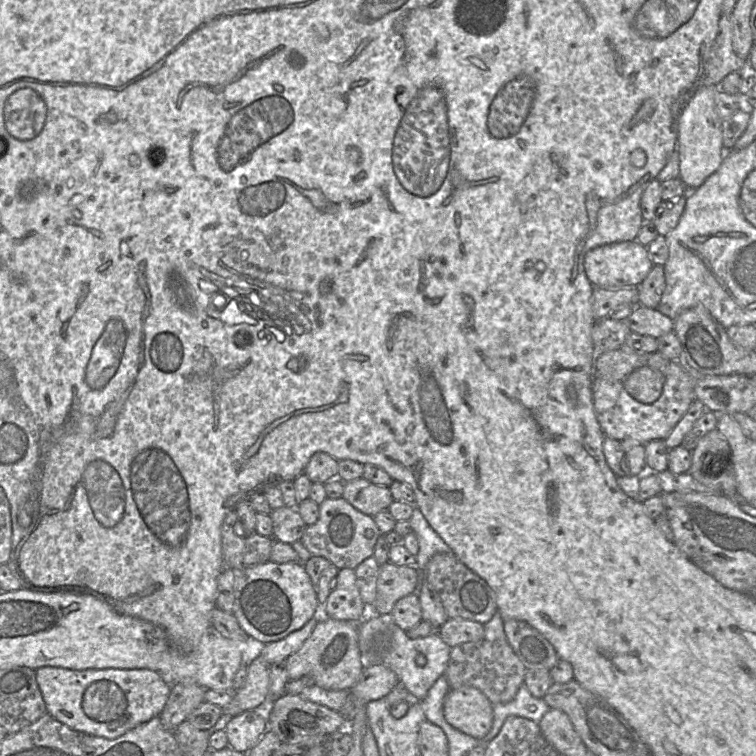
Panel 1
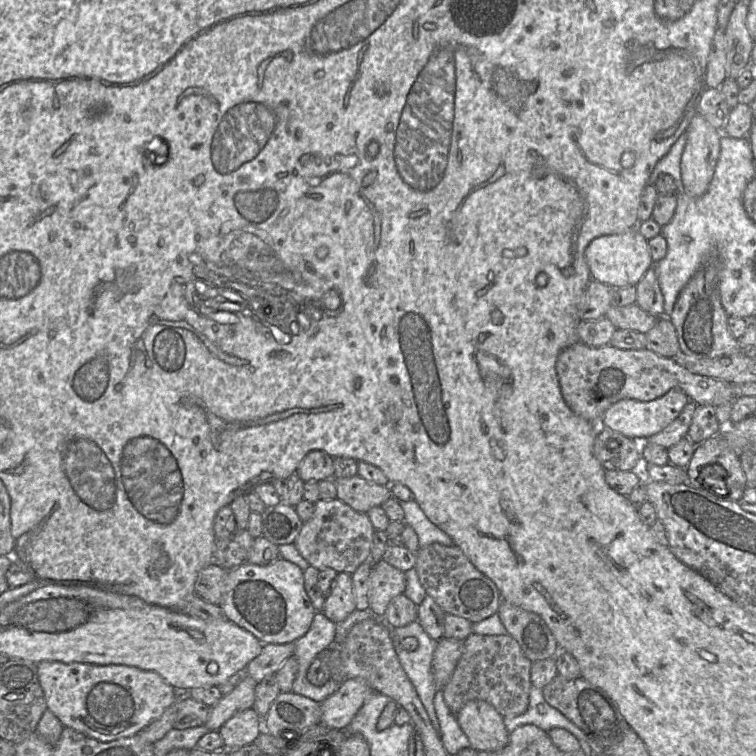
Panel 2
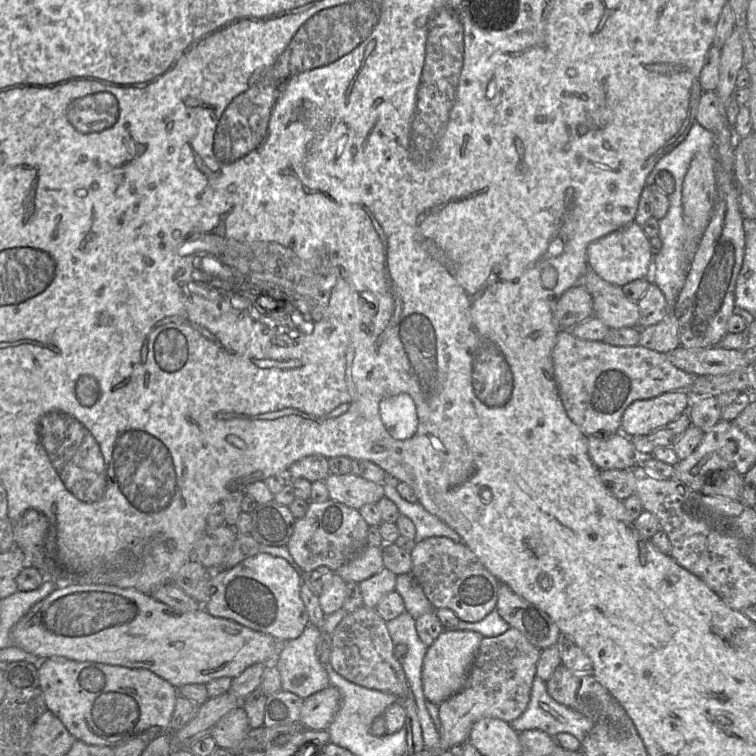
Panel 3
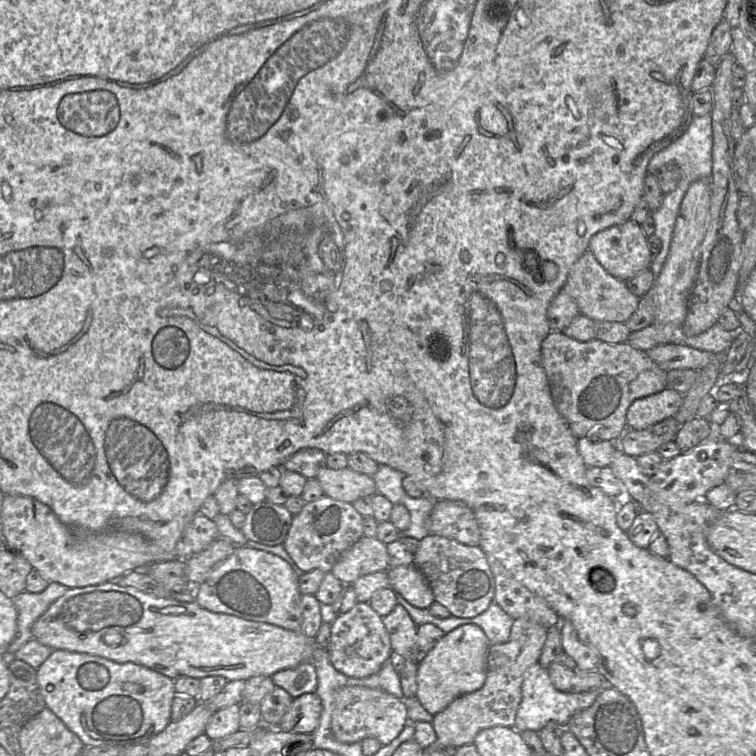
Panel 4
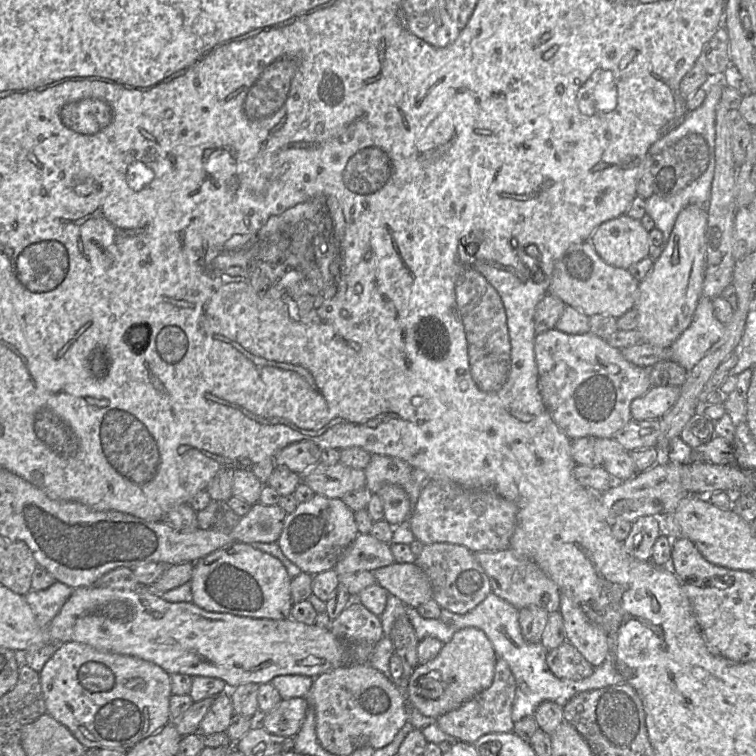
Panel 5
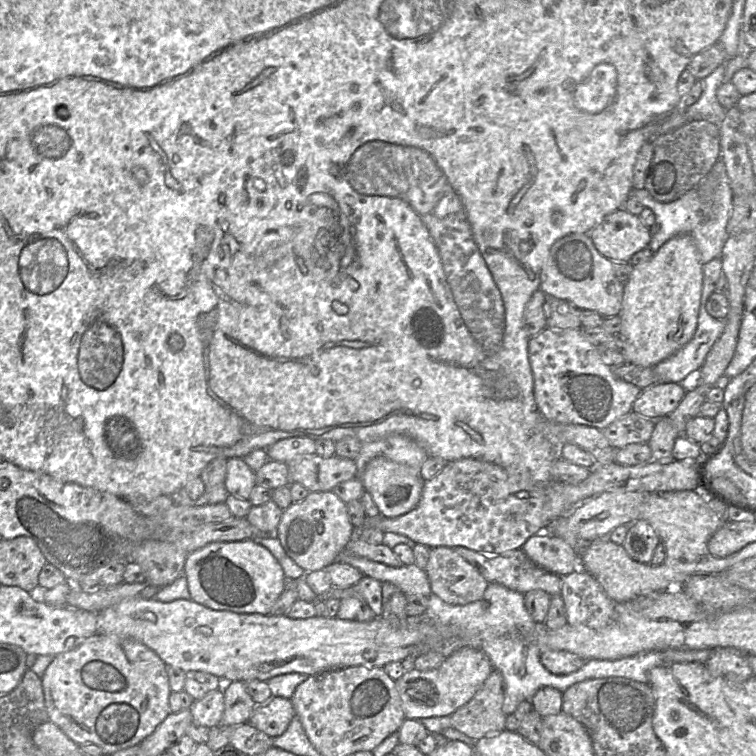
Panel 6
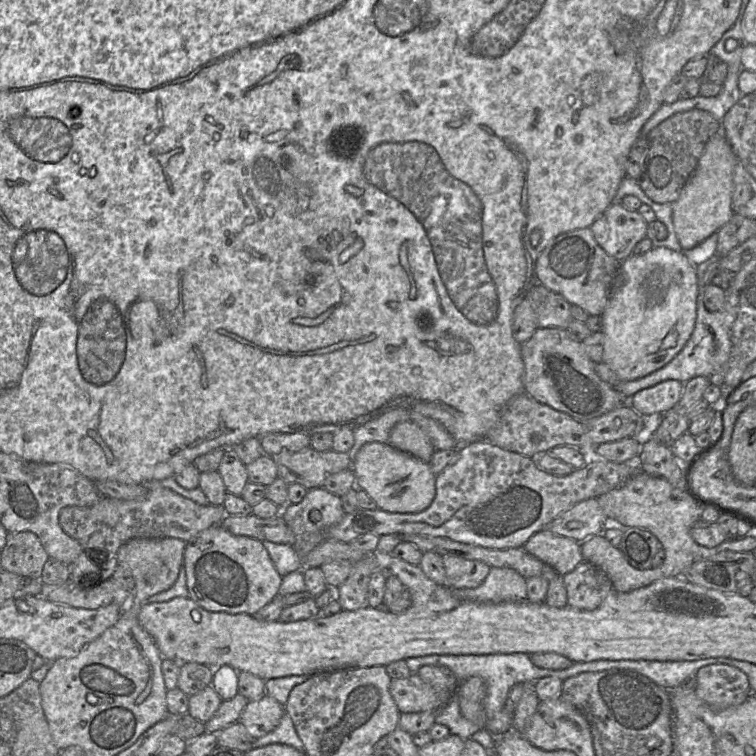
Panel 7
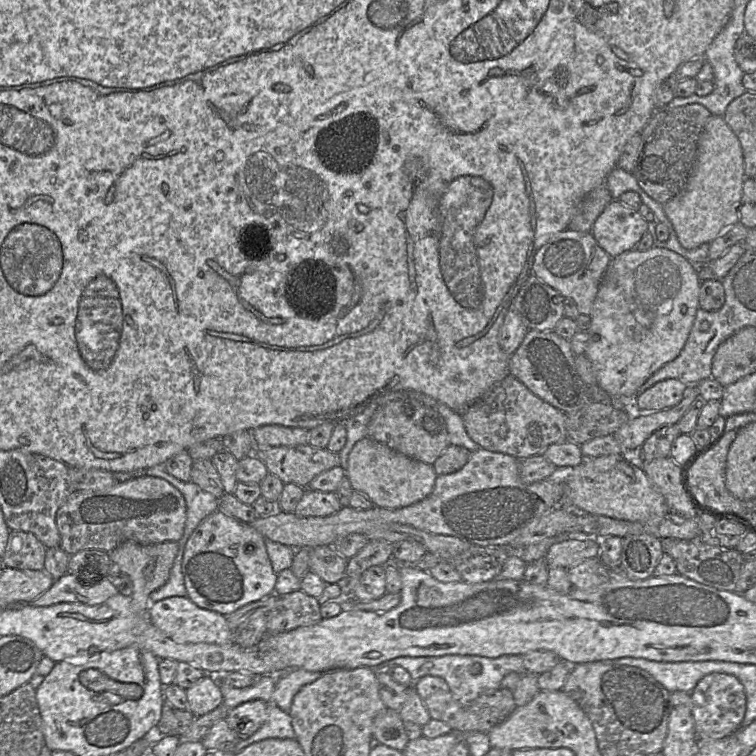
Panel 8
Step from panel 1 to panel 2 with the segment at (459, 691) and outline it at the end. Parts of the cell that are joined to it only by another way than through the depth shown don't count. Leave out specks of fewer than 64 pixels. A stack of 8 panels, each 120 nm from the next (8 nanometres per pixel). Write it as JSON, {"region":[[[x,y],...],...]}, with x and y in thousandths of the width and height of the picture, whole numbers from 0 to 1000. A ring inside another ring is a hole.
{"region":[[[623,926],[604,943],[603,952],[630,993],[657,995],[673,981],[665,948],[647,930]]]}

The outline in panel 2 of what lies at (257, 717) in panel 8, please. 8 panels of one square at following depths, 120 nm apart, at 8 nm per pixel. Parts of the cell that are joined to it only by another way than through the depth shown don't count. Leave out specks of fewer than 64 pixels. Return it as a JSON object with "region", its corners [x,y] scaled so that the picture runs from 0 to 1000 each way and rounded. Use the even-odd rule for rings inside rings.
{"region":[[[459,897],[447,913],[425,930],[425,958],[437,964],[456,966],[493,914],[478,897]]]}

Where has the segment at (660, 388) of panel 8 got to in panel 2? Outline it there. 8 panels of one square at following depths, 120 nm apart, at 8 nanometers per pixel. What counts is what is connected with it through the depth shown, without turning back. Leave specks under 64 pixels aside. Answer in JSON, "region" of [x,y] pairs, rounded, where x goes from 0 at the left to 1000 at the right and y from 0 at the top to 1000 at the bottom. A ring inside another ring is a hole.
{"region":[[[890,513],[877,524],[861,530],[823,528],[808,536],[795,554],[795,562],[844,583],[856,583],[861,577],[885,563],[911,533],[913,526],[901,515]]]}

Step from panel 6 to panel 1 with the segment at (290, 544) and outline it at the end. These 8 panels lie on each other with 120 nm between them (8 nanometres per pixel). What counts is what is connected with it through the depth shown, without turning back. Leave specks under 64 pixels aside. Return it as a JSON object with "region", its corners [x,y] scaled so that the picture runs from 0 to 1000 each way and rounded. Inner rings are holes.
{"region":[[[452,657],[431,659],[422,668],[419,690],[406,696],[397,716],[413,735],[431,738],[448,754],[455,751],[470,754],[483,739],[493,735],[503,708],[504,704],[492,683],[478,679]]]}

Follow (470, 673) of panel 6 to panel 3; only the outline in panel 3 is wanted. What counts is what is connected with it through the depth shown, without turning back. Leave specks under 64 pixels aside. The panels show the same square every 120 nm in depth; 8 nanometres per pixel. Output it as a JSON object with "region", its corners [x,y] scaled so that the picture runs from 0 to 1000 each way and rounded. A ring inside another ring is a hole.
{"region":[[[590,833],[566,857],[558,882],[558,905],[563,926],[582,934],[615,907],[622,884],[639,841],[620,833]]]}

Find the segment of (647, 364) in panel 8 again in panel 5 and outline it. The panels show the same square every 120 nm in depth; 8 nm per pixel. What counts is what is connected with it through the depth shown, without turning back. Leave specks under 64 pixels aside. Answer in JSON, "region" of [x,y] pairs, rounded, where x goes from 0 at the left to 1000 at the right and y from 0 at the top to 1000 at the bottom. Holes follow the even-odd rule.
{"region":[[[911,270],[899,279],[882,324],[864,347],[862,356],[844,374],[840,409],[844,415],[843,438],[849,452],[886,459],[913,430],[925,396],[934,354],[935,275]]]}

